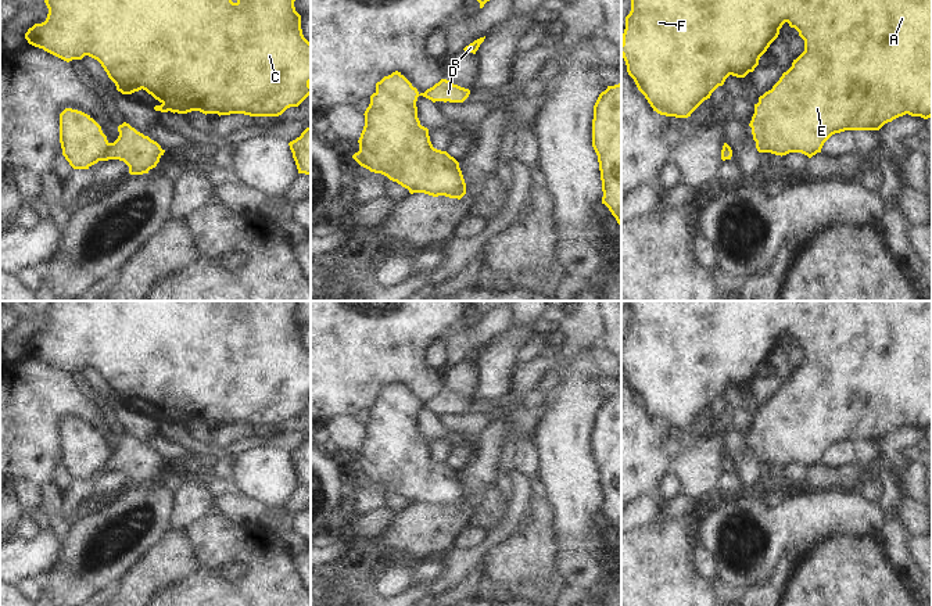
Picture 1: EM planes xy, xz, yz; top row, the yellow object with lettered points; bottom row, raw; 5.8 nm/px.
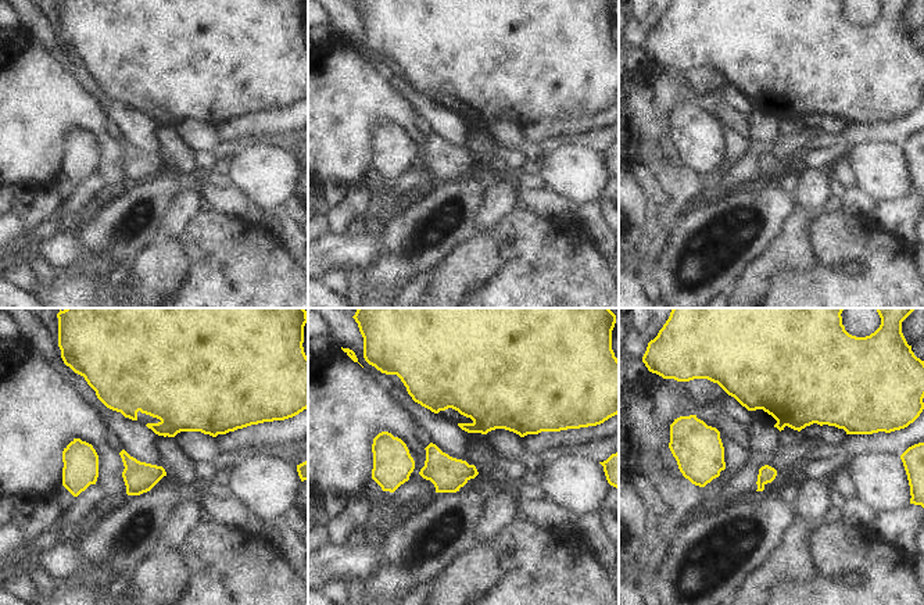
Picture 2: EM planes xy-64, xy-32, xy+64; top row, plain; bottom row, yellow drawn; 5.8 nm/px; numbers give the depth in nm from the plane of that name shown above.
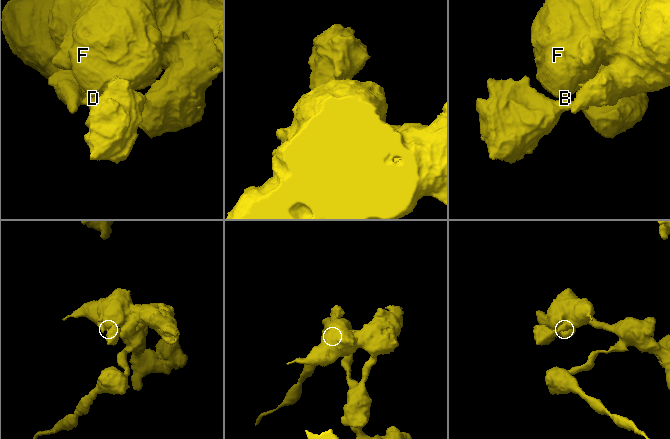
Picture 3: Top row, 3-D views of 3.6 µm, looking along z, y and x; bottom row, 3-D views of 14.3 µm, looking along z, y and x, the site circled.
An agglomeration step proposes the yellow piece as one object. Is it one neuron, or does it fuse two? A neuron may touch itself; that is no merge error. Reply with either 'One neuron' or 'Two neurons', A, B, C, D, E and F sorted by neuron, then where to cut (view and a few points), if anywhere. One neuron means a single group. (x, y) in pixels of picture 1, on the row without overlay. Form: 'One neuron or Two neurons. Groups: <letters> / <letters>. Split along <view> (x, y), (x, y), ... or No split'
Two neurons. Groups: A B C E F / D. Split along xy (108, 454), (100, 470)

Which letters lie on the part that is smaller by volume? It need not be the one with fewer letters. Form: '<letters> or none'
D

